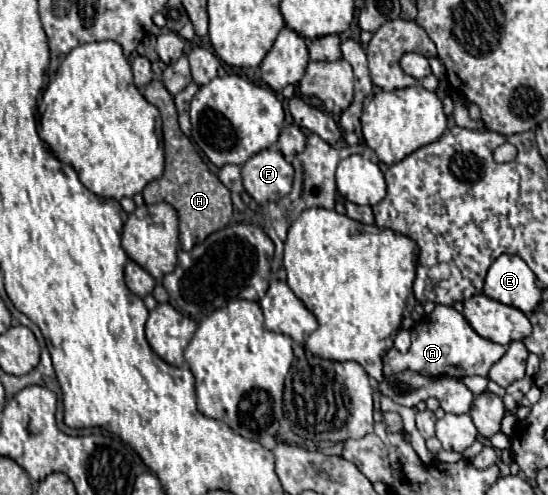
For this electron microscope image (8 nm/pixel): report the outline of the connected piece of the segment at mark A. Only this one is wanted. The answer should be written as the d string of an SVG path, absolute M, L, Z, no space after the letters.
M437 304L435 310L411 328L411 348L401 354L391 348L383 358L383 374L393 376L405 370L413 370L425 376L485 376L489 368L505 354L505 346L481 338L461 312L453 306Z

